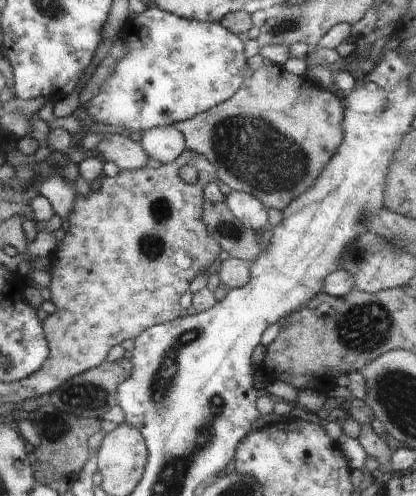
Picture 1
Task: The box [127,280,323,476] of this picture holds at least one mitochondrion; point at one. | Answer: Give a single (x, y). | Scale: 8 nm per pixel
(164, 382)

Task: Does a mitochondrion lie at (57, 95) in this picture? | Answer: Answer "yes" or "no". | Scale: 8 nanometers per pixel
no

